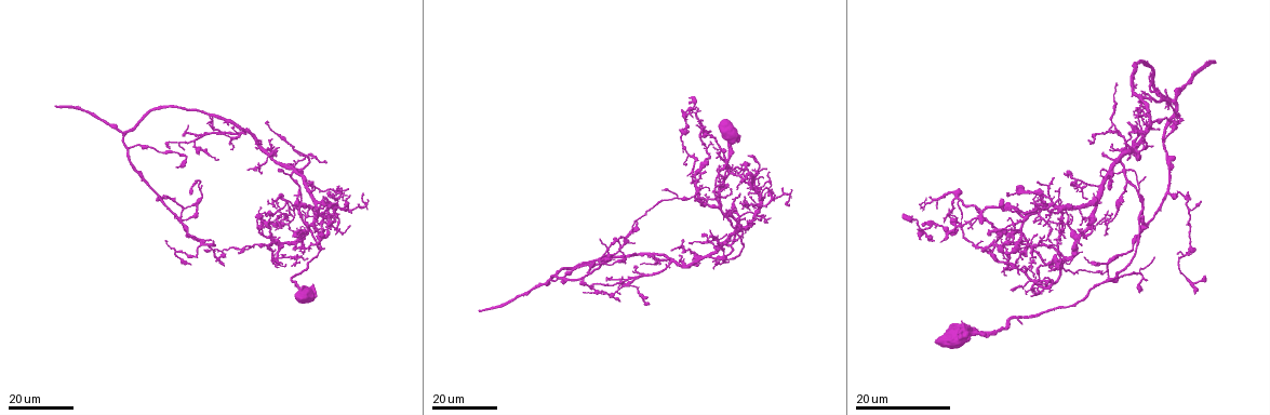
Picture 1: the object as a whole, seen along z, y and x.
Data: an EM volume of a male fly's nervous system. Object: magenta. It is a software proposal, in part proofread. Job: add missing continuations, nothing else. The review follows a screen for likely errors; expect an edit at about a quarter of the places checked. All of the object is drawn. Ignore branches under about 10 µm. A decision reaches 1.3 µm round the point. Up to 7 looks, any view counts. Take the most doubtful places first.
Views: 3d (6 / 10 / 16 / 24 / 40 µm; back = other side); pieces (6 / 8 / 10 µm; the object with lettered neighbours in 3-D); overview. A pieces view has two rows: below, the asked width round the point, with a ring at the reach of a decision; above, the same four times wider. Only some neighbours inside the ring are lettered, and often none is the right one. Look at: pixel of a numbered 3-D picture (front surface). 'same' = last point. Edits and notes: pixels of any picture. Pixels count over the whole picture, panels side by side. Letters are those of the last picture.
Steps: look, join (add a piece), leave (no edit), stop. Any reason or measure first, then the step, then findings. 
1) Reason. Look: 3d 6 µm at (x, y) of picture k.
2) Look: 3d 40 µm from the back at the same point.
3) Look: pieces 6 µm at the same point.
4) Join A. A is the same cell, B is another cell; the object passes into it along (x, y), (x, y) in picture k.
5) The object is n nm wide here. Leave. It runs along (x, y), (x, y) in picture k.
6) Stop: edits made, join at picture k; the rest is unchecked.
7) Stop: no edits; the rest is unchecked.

Free end. Look: 3d 16 µm at (481, 312) of picture 1.

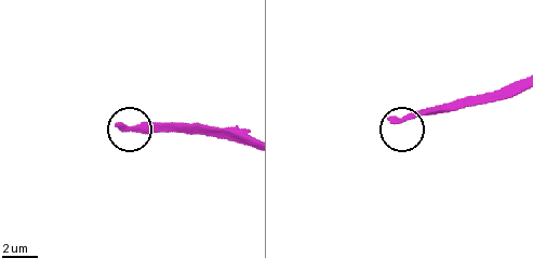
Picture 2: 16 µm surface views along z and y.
Look: pieces 6 µm at (392, 120) of picture 2.

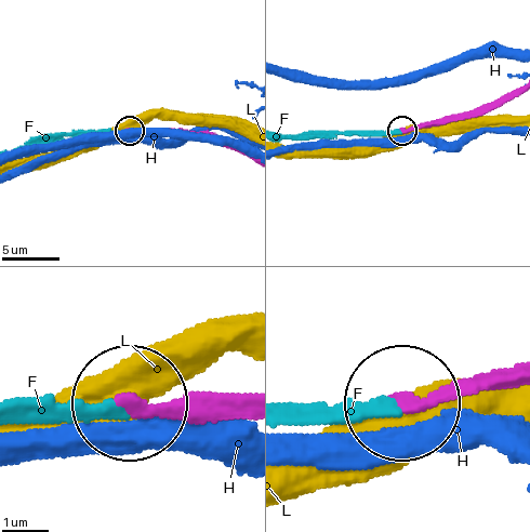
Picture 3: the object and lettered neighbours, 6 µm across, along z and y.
Join F. F is the same cell, H and L are other cells; the object passes into it along (432, 122), (400, 132), (285, 134) in picture 3; the neuron continues.

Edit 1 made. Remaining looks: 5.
Redraw. Look: overview.

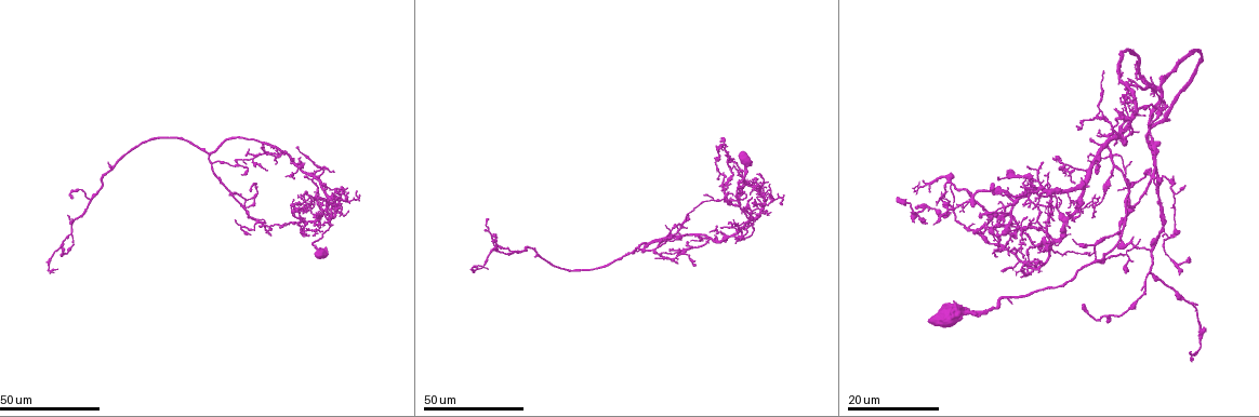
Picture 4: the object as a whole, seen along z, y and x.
Free end. Look: 3d 40 µm at (58, 270) of picture 4.

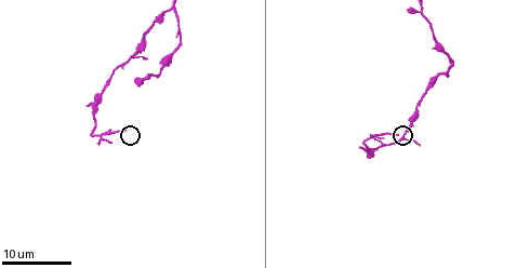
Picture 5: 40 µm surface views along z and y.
Look: pieces 6 µm at (125, 130) of picture 5.

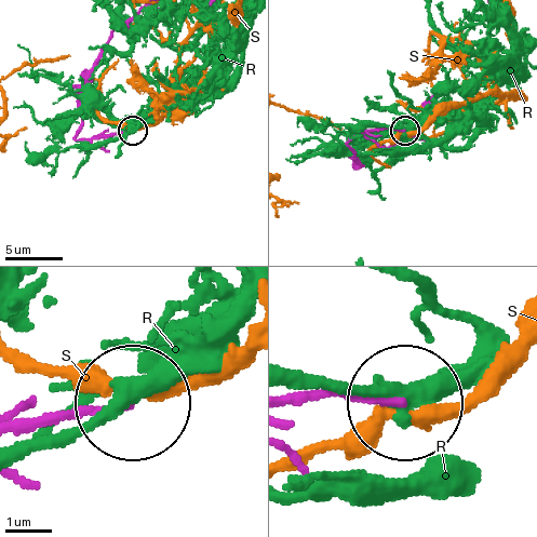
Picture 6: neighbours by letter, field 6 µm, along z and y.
The object is 150 nm wide here. Leave. R and S are other cells; it runs along (18, 432), (131, 402) in picture 6; none of them fits.

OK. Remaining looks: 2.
Branch stops here. Look: 3d 24 µm at (1181, 121) of picture 1.

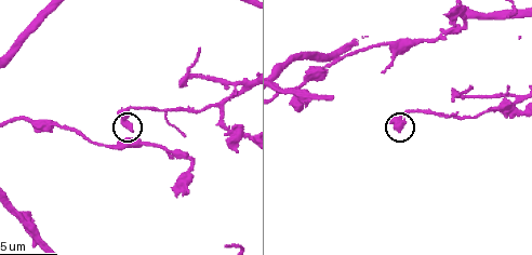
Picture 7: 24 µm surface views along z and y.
Look: pieces 10 µm at (405, 121) of picture 7.

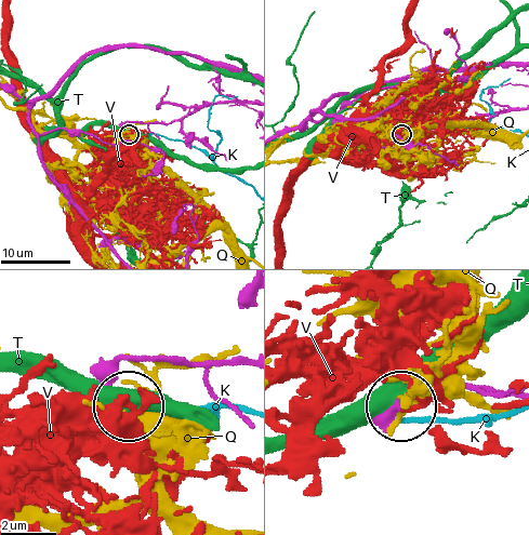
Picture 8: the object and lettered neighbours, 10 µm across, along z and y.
Leave. K, Q, T and V are other cells; none of them fits.

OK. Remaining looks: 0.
Stop: edits made, join at picture 3; the rest is unchecked.

